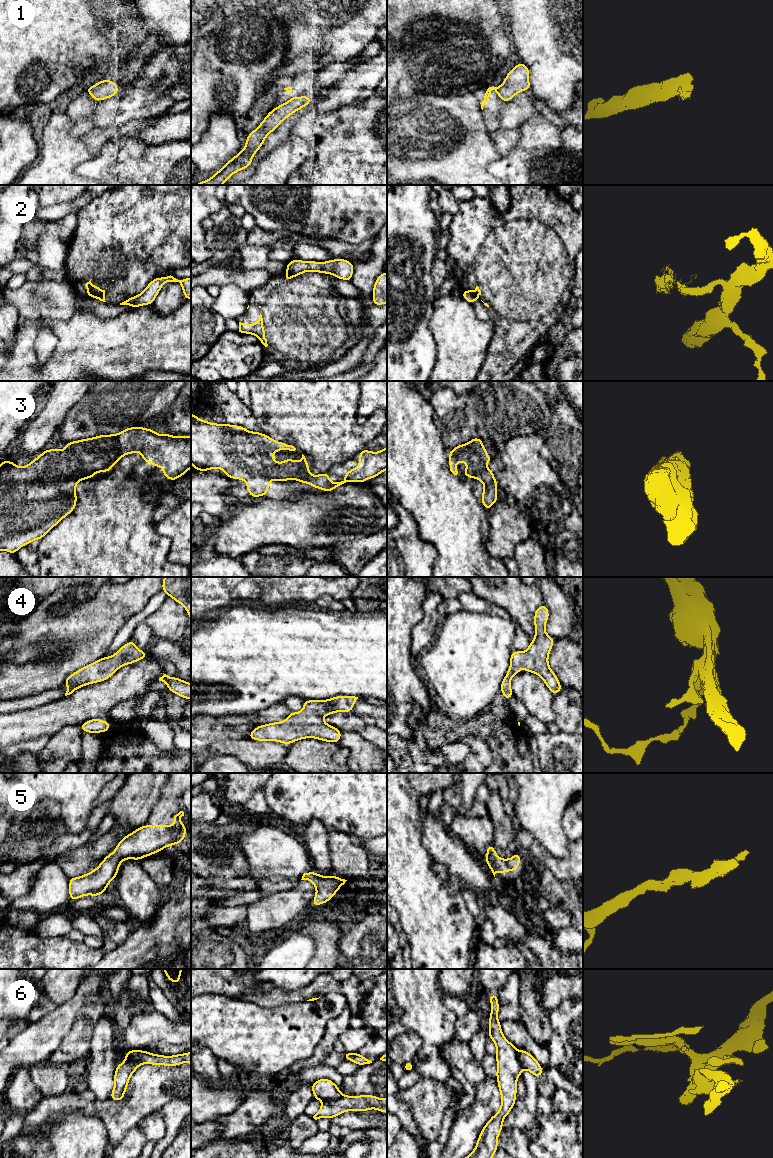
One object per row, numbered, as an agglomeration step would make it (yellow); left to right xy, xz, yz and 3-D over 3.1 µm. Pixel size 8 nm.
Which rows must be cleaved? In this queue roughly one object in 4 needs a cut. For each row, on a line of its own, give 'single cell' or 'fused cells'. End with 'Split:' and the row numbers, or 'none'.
1: fused cells
2: fused cells
3: single cell
4: single cell
5: single cell
6: fused cells
Split: 1, 2, 6

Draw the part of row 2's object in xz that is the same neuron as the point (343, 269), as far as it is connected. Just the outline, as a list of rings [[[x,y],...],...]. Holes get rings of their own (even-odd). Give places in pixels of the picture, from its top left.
[[[332,259],[326,262],[292,260],[286,264],[287,272],[294,275],[301,275],[304,272],[312,271],[334,275],[341,280],[352,280],[354,264],[346,259]]]

